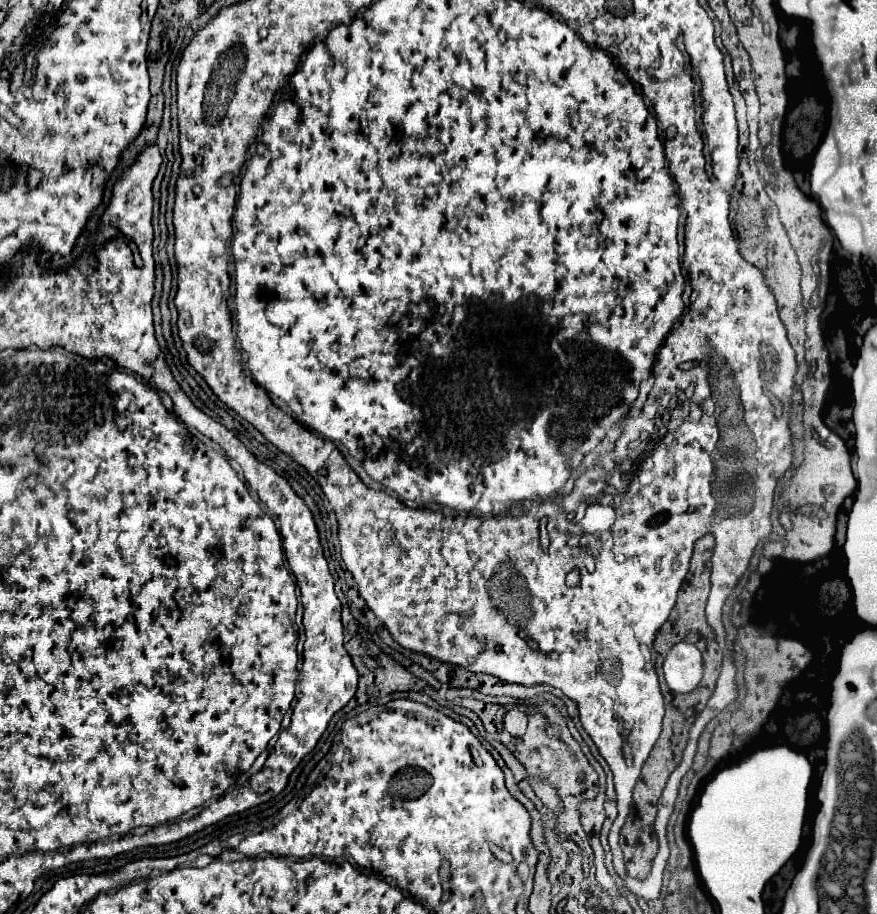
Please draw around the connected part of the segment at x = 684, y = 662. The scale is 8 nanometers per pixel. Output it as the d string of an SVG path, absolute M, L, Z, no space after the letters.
M678 642L664 658L664 678L672 692L688 694L702 680L702 654L690 642Z

